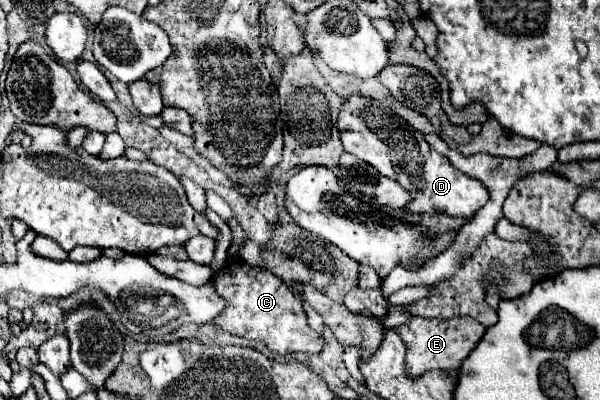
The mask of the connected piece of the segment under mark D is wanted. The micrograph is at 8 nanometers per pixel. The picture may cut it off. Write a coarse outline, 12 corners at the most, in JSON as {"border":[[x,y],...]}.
{"border":[[362,95],[336,125],[346,153],[412,193],[410,211],[470,217],[488,195]]}

